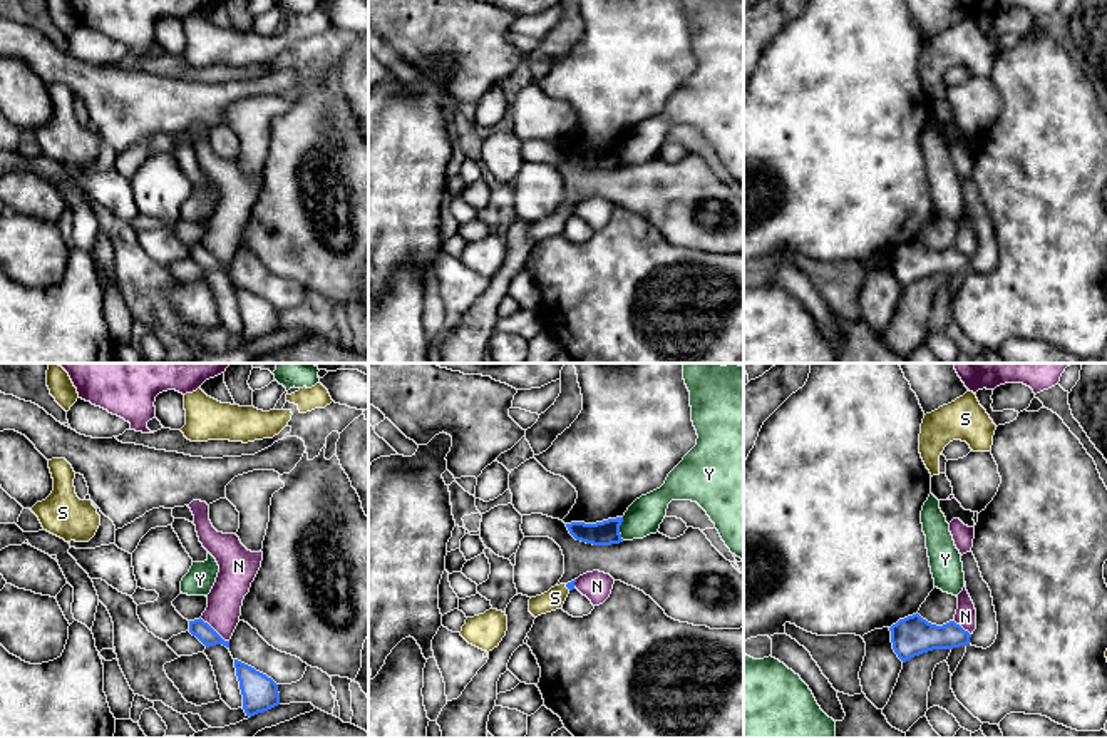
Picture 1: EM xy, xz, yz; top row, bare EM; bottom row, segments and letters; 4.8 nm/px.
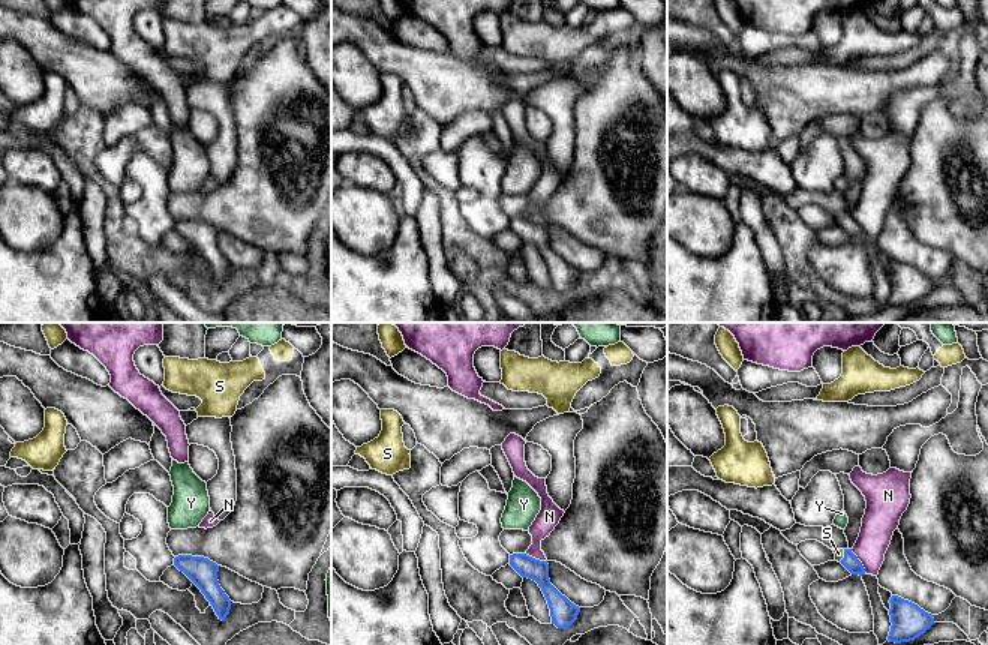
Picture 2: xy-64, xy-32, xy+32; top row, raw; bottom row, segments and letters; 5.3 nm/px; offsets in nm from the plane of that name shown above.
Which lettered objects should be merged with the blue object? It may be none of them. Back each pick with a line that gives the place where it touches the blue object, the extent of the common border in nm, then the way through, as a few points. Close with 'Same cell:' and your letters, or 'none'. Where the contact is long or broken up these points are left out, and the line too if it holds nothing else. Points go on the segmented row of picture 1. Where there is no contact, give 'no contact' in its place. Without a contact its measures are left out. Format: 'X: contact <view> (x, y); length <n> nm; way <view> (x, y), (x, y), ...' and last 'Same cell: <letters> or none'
S: contact xz (568, 588); length 40 nm; way xz (570, 586), (568, 588), (555, 598)
Same cell: S

